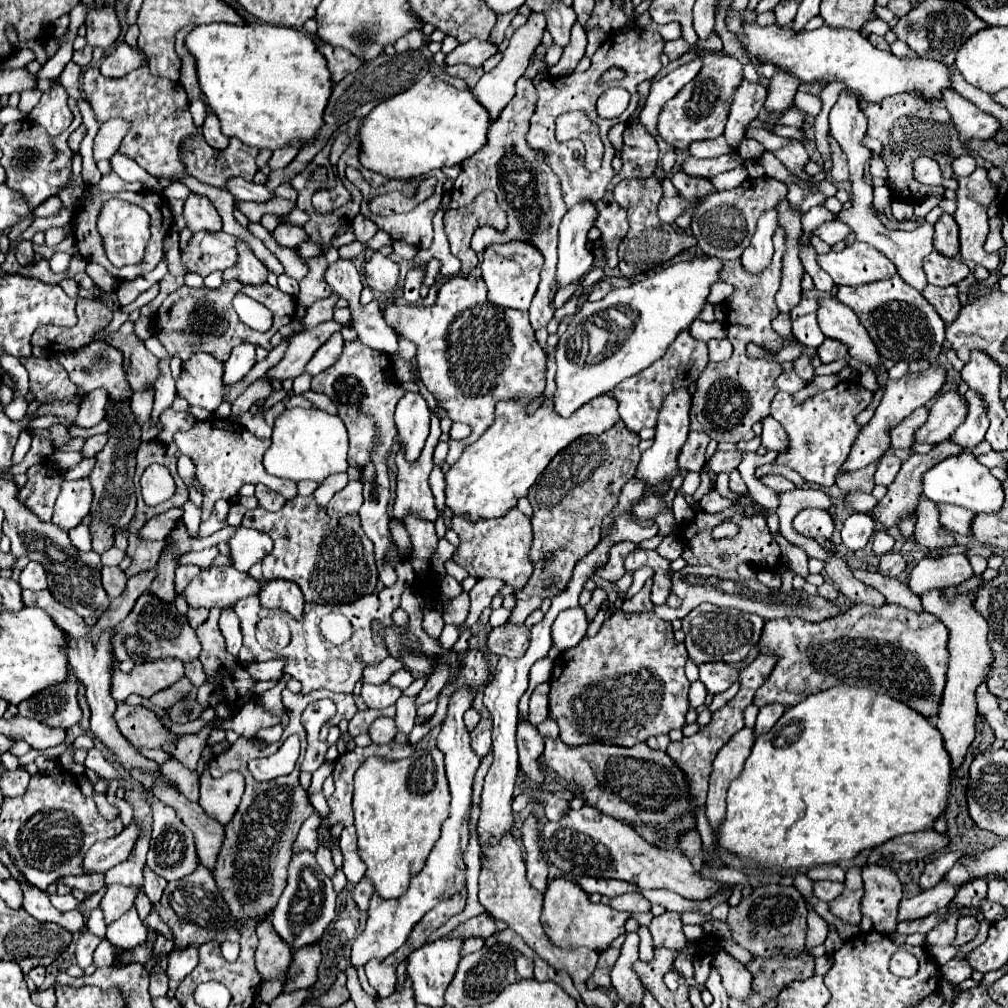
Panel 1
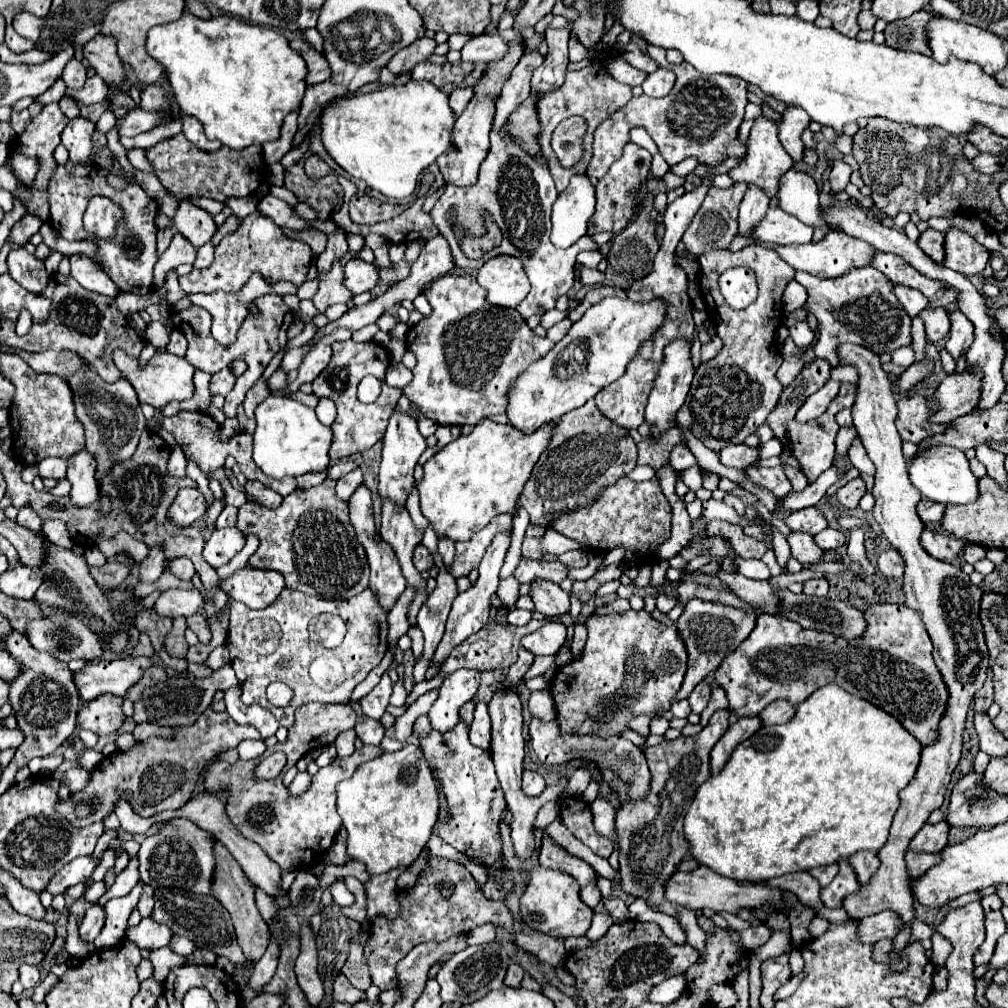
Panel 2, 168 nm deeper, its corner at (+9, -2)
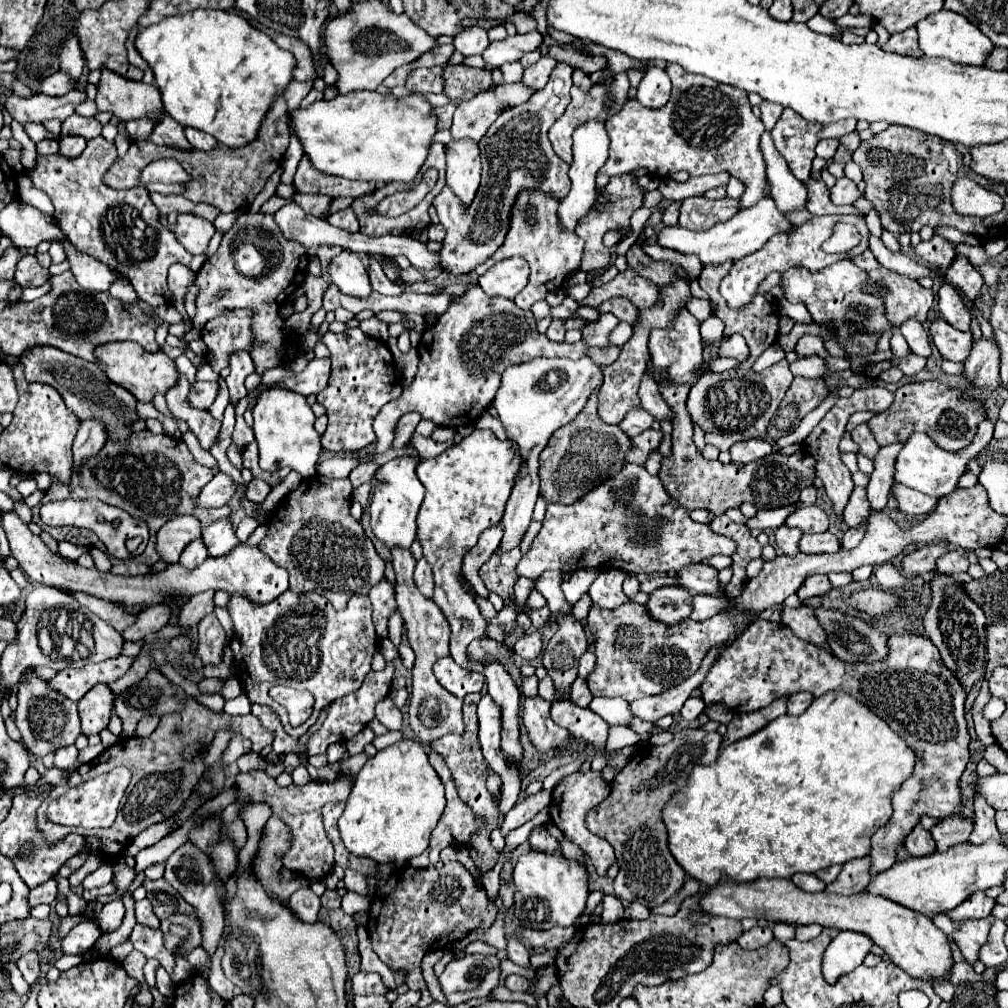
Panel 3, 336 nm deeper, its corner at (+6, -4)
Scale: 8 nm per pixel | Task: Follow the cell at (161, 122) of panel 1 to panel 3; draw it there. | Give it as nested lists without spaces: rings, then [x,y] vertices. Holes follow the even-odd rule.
[[[75,35],[67,37],[67,41],[61,45],[61,53],[59,53],[59,67],[63,73],[71,75],[73,79],[79,79],[85,67],[85,57],[83,51],[79,47],[79,41]]]

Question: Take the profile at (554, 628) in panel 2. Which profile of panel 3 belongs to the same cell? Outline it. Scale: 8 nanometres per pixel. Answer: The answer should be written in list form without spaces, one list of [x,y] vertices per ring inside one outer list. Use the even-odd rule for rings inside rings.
[[[525,633],[523,637],[519,637],[519,639],[515,641],[513,651],[515,651],[519,657],[523,657],[525,661],[531,661],[531,659],[539,657],[541,651],[543,651],[541,633]]]

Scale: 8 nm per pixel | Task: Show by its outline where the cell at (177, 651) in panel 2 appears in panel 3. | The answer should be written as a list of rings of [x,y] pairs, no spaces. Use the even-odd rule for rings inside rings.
[[[207,591],[207,593],[197,593],[193,595],[183,607],[181,607],[181,627],[187,627],[187,625],[195,625],[201,617],[205,617],[207,613],[211,613],[215,609],[213,605],[213,595],[215,591]]]

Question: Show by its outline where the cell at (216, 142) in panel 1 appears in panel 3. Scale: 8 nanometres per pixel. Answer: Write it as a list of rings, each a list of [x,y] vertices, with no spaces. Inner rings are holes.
[[[193,127],[185,129],[185,137],[195,149],[201,149],[201,151],[209,151],[209,149],[213,149],[217,145],[213,135],[207,135],[207,133],[203,133],[199,129],[193,129]]]

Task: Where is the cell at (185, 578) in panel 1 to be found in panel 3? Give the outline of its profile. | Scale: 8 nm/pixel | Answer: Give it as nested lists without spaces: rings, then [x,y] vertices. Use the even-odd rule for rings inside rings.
[[[197,537],[195,541],[191,541],[191,543],[183,549],[179,563],[181,563],[183,567],[187,567],[187,569],[195,569],[195,567],[199,567],[199,565],[205,561],[205,557],[207,557],[207,547],[203,545],[201,537]]]

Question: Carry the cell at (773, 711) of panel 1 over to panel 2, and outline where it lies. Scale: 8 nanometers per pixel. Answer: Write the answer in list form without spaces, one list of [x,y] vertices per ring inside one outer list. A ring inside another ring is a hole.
[[[780,699],[770,703],[758,717],[762,719],[764,725],[778,725],[778,723],[786,723],[792,715],[794,715],[794,705]]]

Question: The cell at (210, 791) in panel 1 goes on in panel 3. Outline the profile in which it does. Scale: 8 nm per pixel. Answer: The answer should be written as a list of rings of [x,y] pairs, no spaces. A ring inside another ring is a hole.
[[[301,889],[301,893],[293,893],[289,897],[289,907],[295,909],[295,913],[301,917],[301,921],[315,921],[317,913],[321,909],[319,897],[309,889]]]

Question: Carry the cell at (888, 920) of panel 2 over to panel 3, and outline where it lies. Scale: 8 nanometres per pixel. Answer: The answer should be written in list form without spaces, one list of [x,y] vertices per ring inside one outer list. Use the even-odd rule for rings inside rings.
[[[841,931],[823,953],[823,963],[821,963],[823,979],[829,985],[837,983],[839,977],[851,973],[863,963],[869,949],[871,949],[871,941],[863,933]]]

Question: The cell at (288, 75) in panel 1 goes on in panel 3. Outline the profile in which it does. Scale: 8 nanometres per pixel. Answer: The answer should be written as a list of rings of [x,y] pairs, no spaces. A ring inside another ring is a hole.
[[[193,9],[165,17],[163,21],[139,31],[135,49],[153,69],[165,113],[179,121],[179,125],[205,131],[229,147],[243,147],[257,137],[259,125],[273,97],[287,89],[295,69],[295,57],[291,57],[289,51],[279,49],[271,37],[251,27],[243,17],[223,9]]]

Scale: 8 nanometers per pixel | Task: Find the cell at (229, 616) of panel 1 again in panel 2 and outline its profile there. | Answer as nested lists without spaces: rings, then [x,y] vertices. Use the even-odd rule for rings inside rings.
[[[220,645],[220,647],[216,647],[212,653],[210,653],[210,657],[206,659],[206,665],[210,667],[210,669],[220,669],[220,667],[224,667],[224,665],[228,665],[230,663],[230,653],[228,653],[228,649],[226,649],[226,645]]]

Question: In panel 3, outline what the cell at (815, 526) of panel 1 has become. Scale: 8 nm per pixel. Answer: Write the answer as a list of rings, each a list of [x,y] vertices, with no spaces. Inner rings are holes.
[[[801,505],[799,509],[795,509],[795,513],[791,513],[791,517],[787,517],[785,523],[789,527],[799,527],[803,533],[823,533],[829,527],[829,519],[825,511],[817,505],[813,507]]]

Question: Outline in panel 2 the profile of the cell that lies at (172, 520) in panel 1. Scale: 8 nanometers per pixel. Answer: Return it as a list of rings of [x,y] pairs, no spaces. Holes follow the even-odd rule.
[[[186,487],[178,491],[178,497],[168,509],[168,519],[178,527],[188,527],[194,521],[198,521],[204,515],[204,511],[206,511],[206,503],[202,493],[198,489]]]

